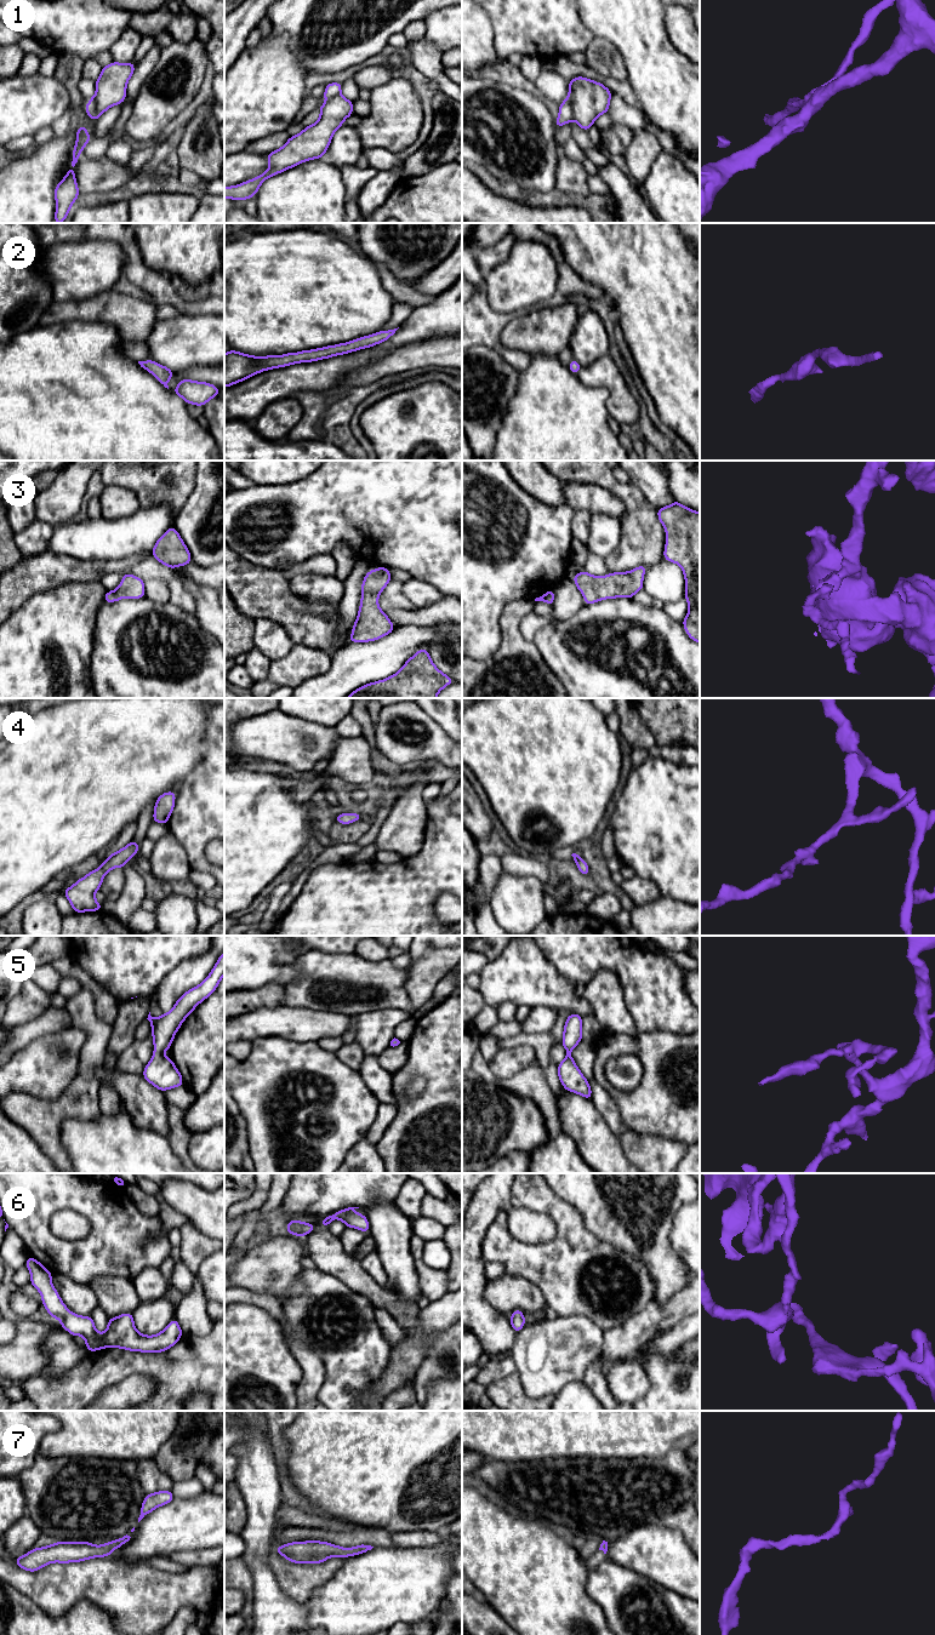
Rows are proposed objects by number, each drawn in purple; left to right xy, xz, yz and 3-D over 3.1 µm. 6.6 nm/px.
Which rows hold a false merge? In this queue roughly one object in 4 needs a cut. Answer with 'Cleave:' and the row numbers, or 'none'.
Cleave: 1

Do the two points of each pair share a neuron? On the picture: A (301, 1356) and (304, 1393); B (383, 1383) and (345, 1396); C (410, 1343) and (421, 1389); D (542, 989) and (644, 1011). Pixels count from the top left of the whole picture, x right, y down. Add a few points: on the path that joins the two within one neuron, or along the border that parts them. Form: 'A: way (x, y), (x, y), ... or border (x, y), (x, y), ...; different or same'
A: way (308, 1365), (308, 1384); same
B: border (387, 1365), (381, 1376), (359, 1398); different
C: border (427, 1344), (427, 1354), (417, 1375), (411, 1381); different
D: border (557, 971), (579, 989); different

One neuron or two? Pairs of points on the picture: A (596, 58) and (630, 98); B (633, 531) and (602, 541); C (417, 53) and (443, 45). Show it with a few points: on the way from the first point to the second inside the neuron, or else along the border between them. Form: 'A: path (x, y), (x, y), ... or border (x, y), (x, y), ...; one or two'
A: border (587, 63), (602, 75), (626, 80); two
B: border (620, 519), (620, 542), (605, 559); two
C: border (425, 35), (442, 53); two

